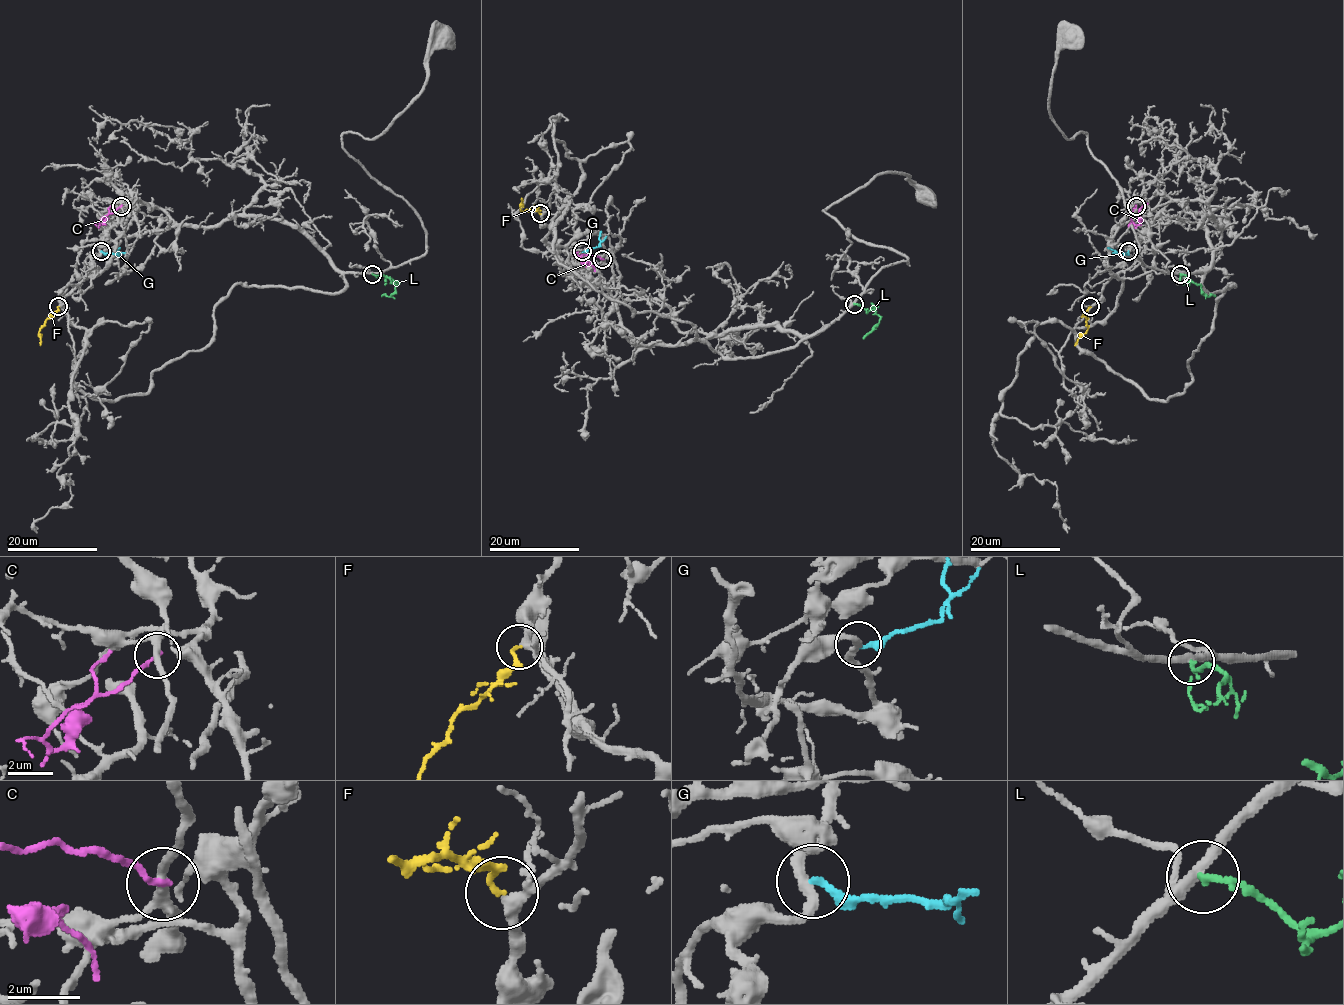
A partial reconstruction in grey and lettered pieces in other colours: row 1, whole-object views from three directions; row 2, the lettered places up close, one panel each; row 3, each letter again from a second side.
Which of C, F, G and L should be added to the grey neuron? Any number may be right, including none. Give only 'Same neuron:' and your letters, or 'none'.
Same neuron: F

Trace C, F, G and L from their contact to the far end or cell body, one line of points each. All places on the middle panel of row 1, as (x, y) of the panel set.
C: (603, 259), (587, 254), (580, 257), (582, 263), (590, 263), (595, 271)
F: (540, 213), (533, 209), (522, 211), (522, 197)
G: (582, 251), (598, 246), (602, 231)
L: (854, 303), (866, 310), (873, 309), (880, 317), (878, 322), (863, 338)

